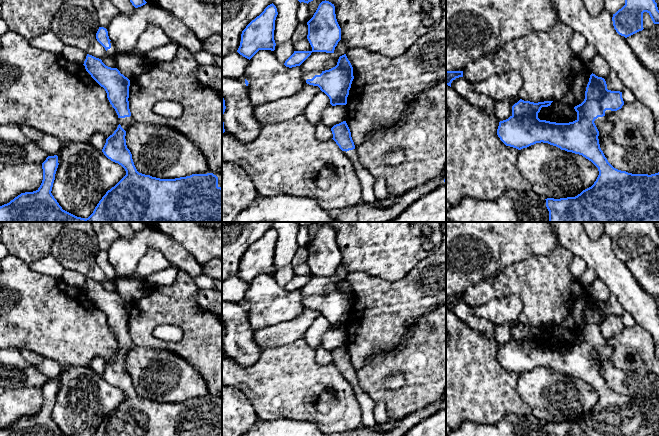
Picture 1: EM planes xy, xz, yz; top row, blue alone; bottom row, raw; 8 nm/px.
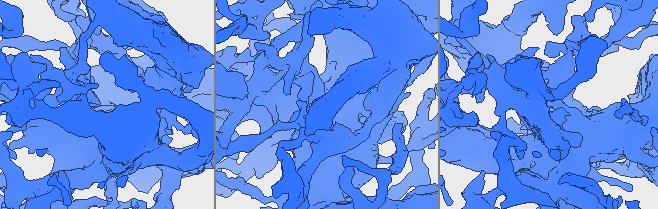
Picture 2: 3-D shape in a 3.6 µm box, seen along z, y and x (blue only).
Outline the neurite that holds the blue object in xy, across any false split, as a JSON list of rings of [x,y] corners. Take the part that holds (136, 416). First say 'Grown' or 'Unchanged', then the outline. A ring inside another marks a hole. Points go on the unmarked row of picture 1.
Grown. [[[89,278],[83,289],[91,301],[105,313],[107,322],[118,339],[119,349],[106,363],[102,376],[126,395],[126,399],[106,416],[93,436],[222,436],[222,412],[218,410],[218,401],[213,397],[160,403],[137,395],[125,363],[126,355],[136,346],[129,333],[130,304],[117,292],[108,291],[101,283]]]

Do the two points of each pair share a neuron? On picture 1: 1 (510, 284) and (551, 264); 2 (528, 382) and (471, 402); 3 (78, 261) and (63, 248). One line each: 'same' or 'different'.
1: same
2: different
3: same

